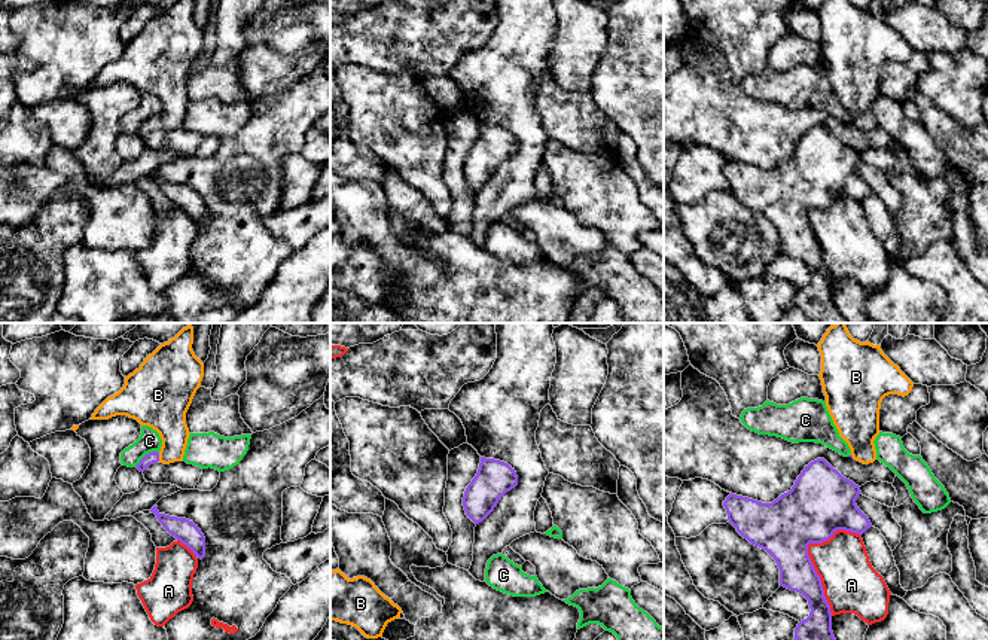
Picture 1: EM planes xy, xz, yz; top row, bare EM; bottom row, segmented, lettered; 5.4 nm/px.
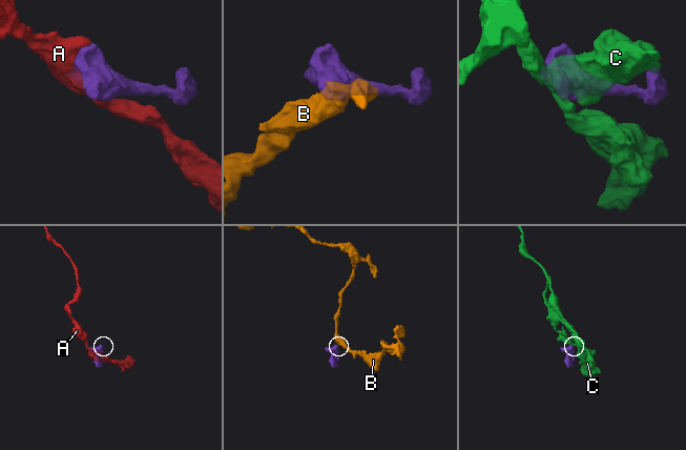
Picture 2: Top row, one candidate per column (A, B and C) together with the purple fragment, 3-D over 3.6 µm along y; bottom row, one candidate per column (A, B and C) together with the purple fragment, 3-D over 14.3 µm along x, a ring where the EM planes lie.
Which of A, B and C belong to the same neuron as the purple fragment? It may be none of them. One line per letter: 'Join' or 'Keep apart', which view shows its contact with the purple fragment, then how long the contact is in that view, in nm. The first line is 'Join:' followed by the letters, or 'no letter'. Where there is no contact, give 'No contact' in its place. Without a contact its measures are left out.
Join: B
A: Keep apart. Touches purple in yz. Shared border 480 nm
B: Join. Touches purple in xy. Shared border 50 nm
C: Keep apart. Touches purple in xy. Shared border 150 nm

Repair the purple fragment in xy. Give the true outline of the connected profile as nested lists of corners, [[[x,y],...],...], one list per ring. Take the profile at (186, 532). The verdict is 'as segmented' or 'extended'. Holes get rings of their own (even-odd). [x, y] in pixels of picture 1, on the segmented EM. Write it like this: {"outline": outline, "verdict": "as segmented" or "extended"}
{"outline": [[[153,506],[150,512],[155,513],[162,527],[171,536],[186,545],[195,554],[195,557],[201,560],[205,557],[205,537],[198,528],[198,525],[195,525],[186,518],[177,518],[161,513],[158,511],[158,506]]], "verdict": "as segmented"}

